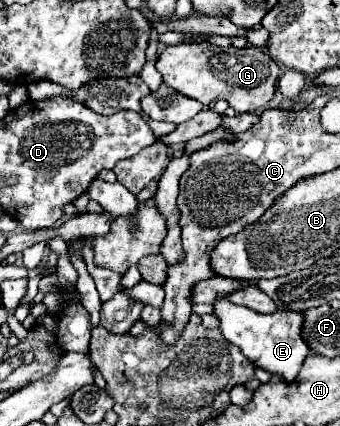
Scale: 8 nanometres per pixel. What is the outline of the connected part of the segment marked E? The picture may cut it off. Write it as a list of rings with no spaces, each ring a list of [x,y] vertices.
[[[229,297],[215,299],[213,307],[215,307],[215,315],[219,319],[219,329],[221,329],[223,337],[229,343],[237,345],[253,365],[263,367],[271,373],[277,373],[285,381],[293,381],[297,377],[305,357],[309,355],[309,347],[301,339],[301,323],[303,323],[301,313],[275,311],[271,315],[263,315],[263,313],[247,309],[245,305],[231,303]]]

